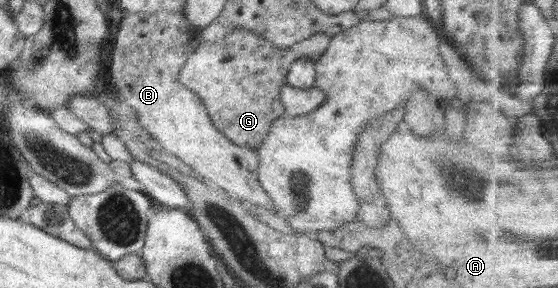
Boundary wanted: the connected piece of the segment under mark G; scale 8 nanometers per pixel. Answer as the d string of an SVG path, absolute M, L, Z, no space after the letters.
M233 28L218 42L202 39L196 50L188 55L179 81L200 97L212 124L229 141L251 150L258 149L273 121L286 115L279 94L281 86L287 84L286 75L291 64L302 58L315 62L330 41L327 34L316 33L289 48L278 48L251 30Z

